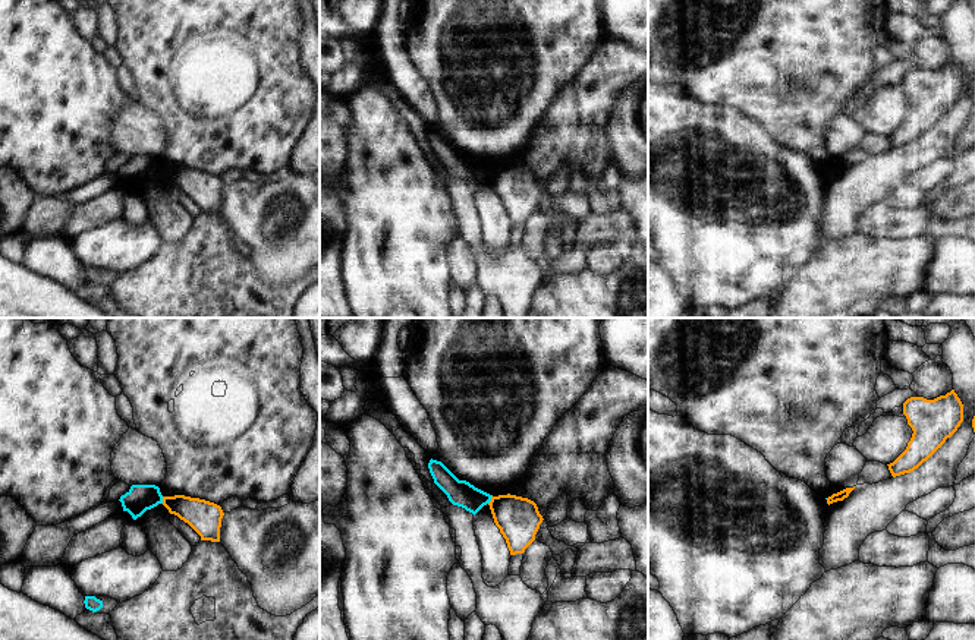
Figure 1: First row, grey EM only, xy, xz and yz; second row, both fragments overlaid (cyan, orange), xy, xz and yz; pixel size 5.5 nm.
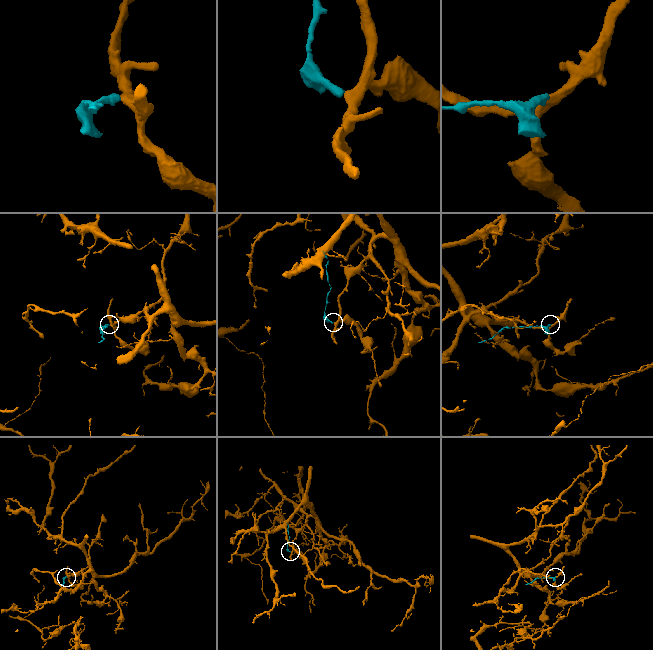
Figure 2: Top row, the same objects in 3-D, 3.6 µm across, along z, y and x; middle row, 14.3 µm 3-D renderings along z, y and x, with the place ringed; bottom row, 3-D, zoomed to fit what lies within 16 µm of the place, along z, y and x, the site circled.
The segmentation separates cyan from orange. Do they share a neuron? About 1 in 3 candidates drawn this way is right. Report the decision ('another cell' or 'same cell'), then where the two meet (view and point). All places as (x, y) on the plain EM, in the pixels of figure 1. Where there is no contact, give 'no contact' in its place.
another cell; meets cyan in xz at (490, 172)

